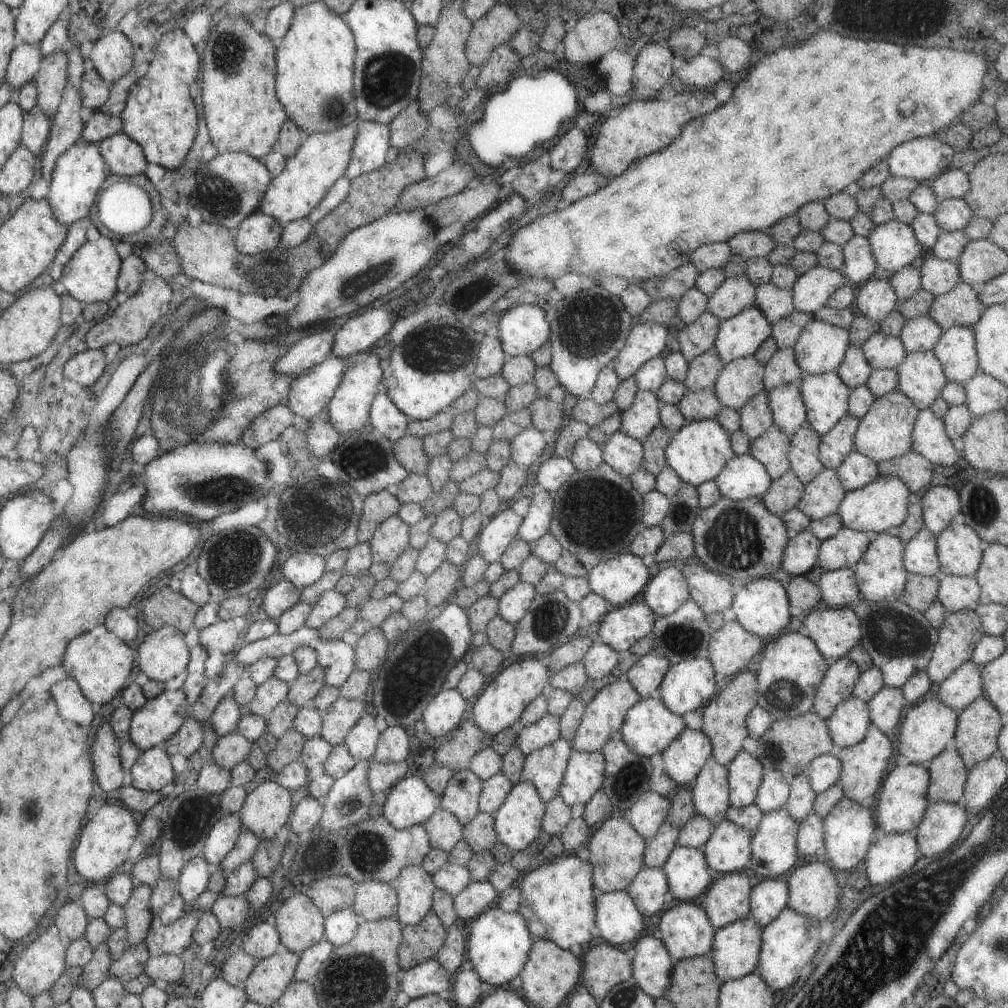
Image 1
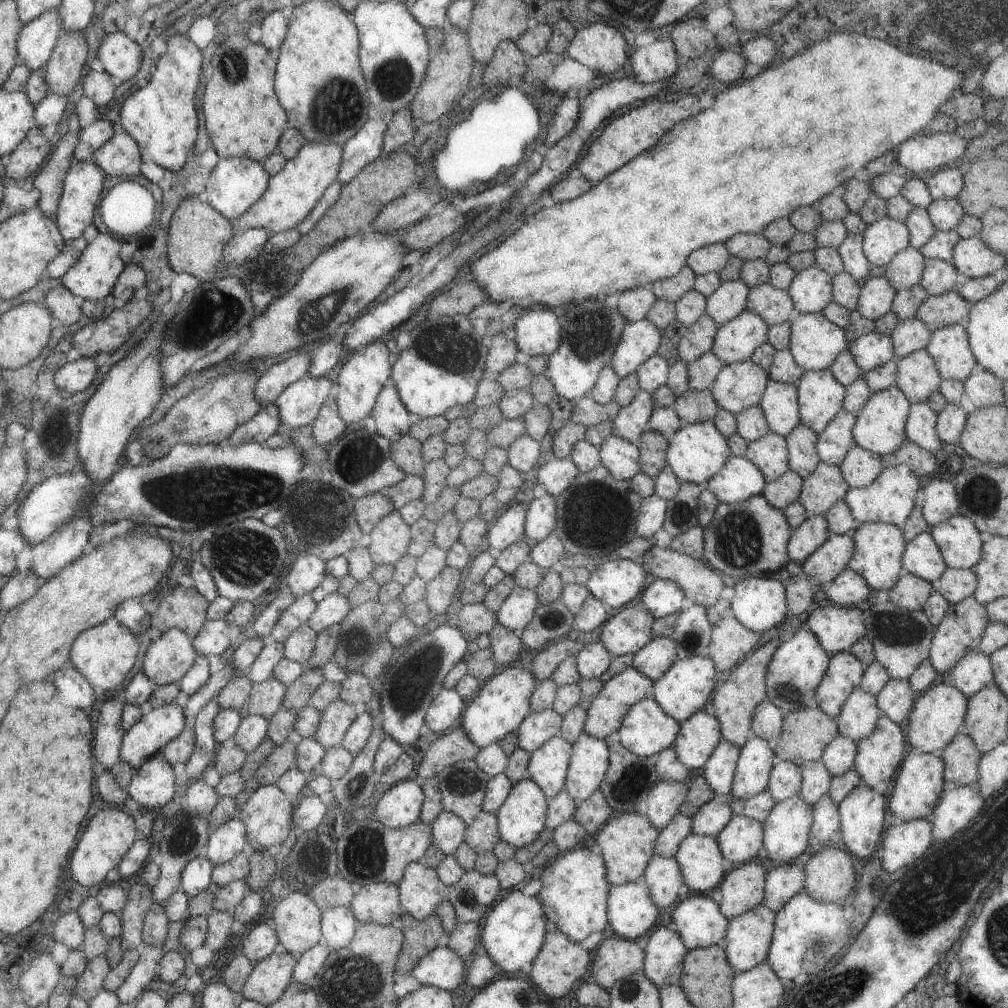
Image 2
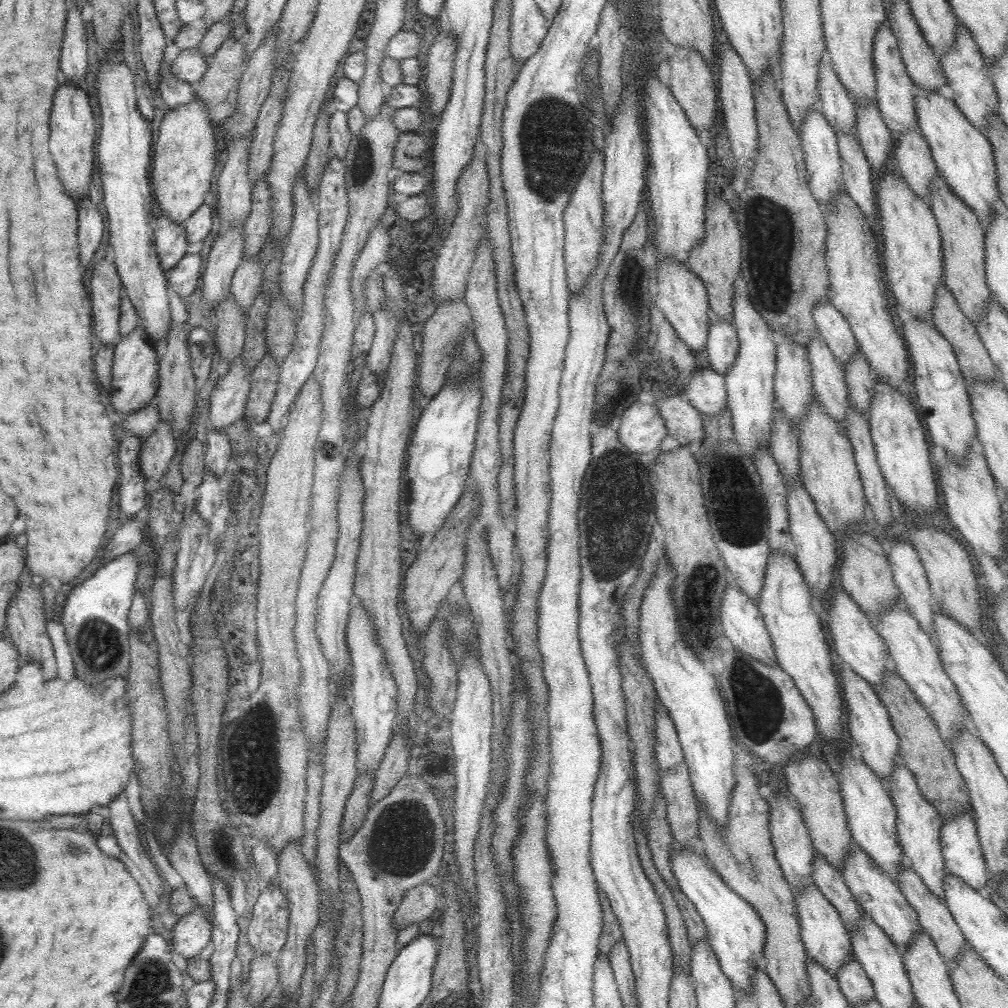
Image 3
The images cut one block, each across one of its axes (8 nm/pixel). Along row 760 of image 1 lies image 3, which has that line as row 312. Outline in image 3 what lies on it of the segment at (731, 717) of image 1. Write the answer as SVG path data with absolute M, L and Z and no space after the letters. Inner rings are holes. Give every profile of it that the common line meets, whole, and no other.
M713 193L705 197L702 237L689 249L684 265L704 284L708 308L724 320L731 320L732 296L740 286L741 233L731 215L732 209L724 198Z

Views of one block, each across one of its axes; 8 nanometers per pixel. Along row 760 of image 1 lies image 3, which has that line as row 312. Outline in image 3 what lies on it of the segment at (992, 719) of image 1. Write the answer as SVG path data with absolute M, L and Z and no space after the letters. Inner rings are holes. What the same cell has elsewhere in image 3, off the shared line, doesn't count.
M937 172L930 180L928 202L932 210L942 252L942 281L940 282L955 299L963 316L975 324L982 317L990 292L984 281L984 228L978 216L955 196Z

